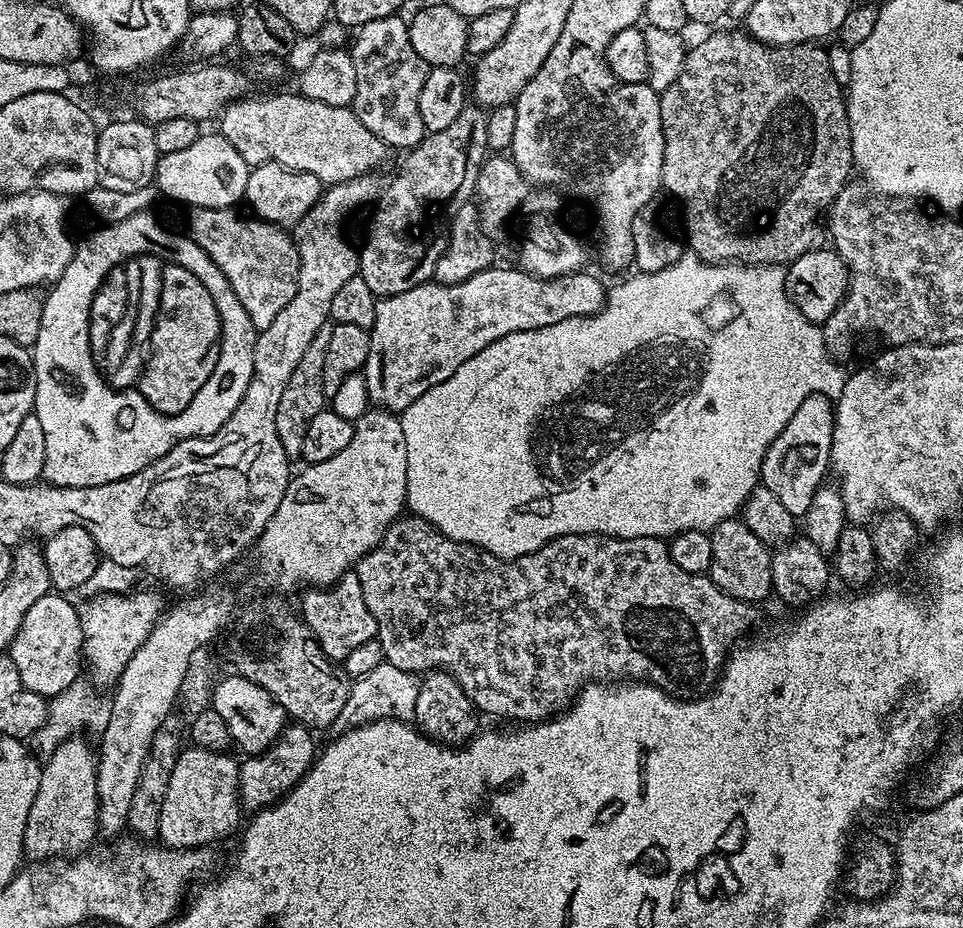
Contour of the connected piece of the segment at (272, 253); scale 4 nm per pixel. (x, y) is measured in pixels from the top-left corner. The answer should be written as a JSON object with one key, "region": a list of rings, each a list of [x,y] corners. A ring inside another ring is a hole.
{"region":[[[235,207],[188,208],[186,232],[216,263],[218,270],[226,274],[234,294],[238,294],[242,306],[246,306],[250,322],[259,330],[270,326],[278,310],[294,298],[300,273],[300,252],[295,239],[285,229],[259,218],[243,220],[236,211]]]}

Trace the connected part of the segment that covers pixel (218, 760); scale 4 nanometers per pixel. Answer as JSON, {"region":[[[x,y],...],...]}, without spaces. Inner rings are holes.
{"region":[[[188,746],[174,762],[166,798],[162,802],[158,840],[165,848],[191,850],[212,846],[241,823],[240,764],[229,753],[214,748]]]}

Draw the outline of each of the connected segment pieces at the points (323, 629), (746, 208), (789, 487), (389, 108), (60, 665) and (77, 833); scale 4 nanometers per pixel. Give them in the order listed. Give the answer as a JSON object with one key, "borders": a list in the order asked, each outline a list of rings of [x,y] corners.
{"borders":[[[[355,571],[345,572],[344,577],[326,588],[308,588],[305,593],[298,607],[299,615],[328,660],[342,662],[362,642],[376,639],[374,614],[370,614],[366,598],[362,598],[362,582],[358,582]]],[[[716,32],[705,40],[700,40],[689,47],[688,57],[682,66],[682,74],[678,74],[678,82],[660,93],[660,109],[662,110],[662,130],[664,131],[664,157],[662,158],[663,191],[669,192],[680,203],[684,211],[684,232],[686,244],[700,259],[710,264],[779,264],[787,266],[811,248],[817,247],[820,232],[816,228],[808,228],[825,210],[831,209],[838,194],[849,183],[852,163],[852,139],[850,138],[850,122],[848,121],[848,105],[846,92],[830,70],[830,58],[827,47],[819,43],[789,44],[777,46],[764,44],[761,40],[753,40],[751,36],[740,32]]],[[[810,395],[798,406],[790,422],[778,438],[767,448],[763,458],[763,470],[761,472],[761,483],[771,490],[780,502],[792,513],[795,518],[802,518],[813,504],[814,494],[823,485],[825,474],[829,473],[831,467],[831,455],[833,444],[833,424],[835,421],[835,407],[833,401],[824,395]]],[[[397,14],[366,22],[366,26],[355,29],[356,45],[350,48],[356,75],[356,89],[350,107],[362,126],[392,150],[417,148],[426,135],[422,114],[418,114],[418,94],[422,94],[429,65],[411,46],[409,21],[402,17]]],[[[49,594],[31,601],[24,608],[24,617],[18,626],[18,630],[12,633],[10,655],[14,666],[18,666],[18,674],[22,674],[22,682],[30,686],[39,696],[51,698],[62,690],[66,690],[81,675],[82,653],[84,651],[84,639],[82,638],[82,626],[80,625],[80,613],[77,605],[71,604],[69,597],[64,594]]],[[[80,739],[67,740],[43,761],[38,794],[34,798],[34,806],[30,806],[24,831],[24,855],[29,861],[52,862],[57,858],[75,858],[87,853],[93,847],[92,842],[98,838],[99,796],[96,781],[98,756],[93,745],[91,748],[86,741]]]]}

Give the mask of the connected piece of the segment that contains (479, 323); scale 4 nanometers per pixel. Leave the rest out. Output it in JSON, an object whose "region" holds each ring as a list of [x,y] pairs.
{"region":[[[516,266],[500,267],[482,270],[474,274],[474,278],[466,278],[466,282],[453,285],[429,282],[397,296],[377,299],[374,326],[370,329],[370,354],[362,369],[366,390],[370,390],[372,404],[377,409],[403,414],[415,400],[426,394],[426,390],[430,390],[430,386],[446,382],[446,378],[450,378],[450,374],[454,374],[454,370],[458,370],[466,358],[474,358],[474,354],[478,354],[478,350],[486,350],[490,342],[498,342],[498,338],[506,338],[506,334],[511,332],[538,330],[542,326],[554,326],[554,322],[566,322],[566,318],[575,316],[592,316],[604,306],[606,287],[588,270],[542,280]]]}

